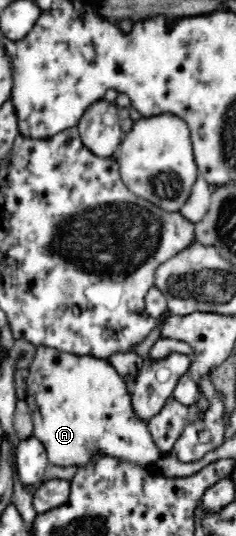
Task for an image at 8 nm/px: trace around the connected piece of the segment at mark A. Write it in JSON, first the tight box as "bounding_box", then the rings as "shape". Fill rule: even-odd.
{"bounding_box":[24,346,160,469],"shape":[[[40,346],[35,348],[29,371],[30,375],[25,380],[27,386],[24,402],[33,420],[33,436],[44,445],[49,464],[62,468],[76,466],[79,469],[96,457],[108,456],[145,467],[160,458],[160,451],[148,431],[147,422],[140,421],[133,413],[130,390],[108,360],[91,354],[72,354]]]}

